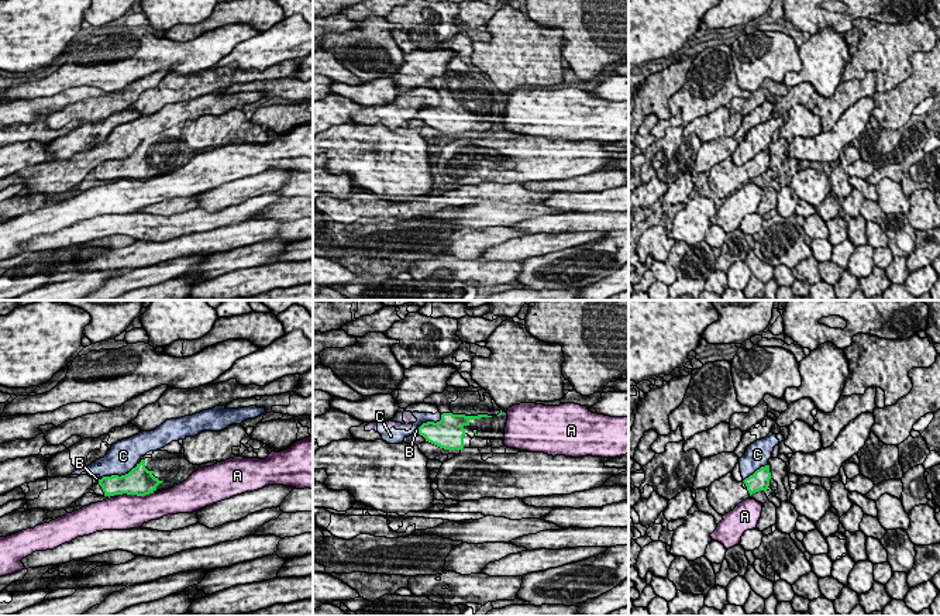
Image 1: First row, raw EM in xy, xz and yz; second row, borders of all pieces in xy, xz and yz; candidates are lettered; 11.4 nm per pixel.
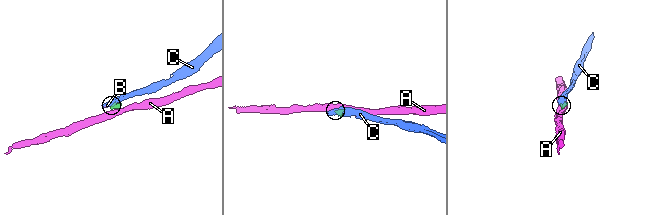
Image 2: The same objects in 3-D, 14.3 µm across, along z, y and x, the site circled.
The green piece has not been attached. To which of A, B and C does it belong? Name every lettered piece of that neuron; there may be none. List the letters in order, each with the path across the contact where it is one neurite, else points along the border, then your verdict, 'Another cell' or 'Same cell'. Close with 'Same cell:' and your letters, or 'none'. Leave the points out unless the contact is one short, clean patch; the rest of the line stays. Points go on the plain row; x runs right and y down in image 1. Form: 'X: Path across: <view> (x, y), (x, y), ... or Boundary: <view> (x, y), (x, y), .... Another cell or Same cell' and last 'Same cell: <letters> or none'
A: Boundary: xy (152, 176), (120, 179). Another cell
B: Boundary: xy (102, 162), (97, 165). Another cell
C: Another cell
Same cell: none

